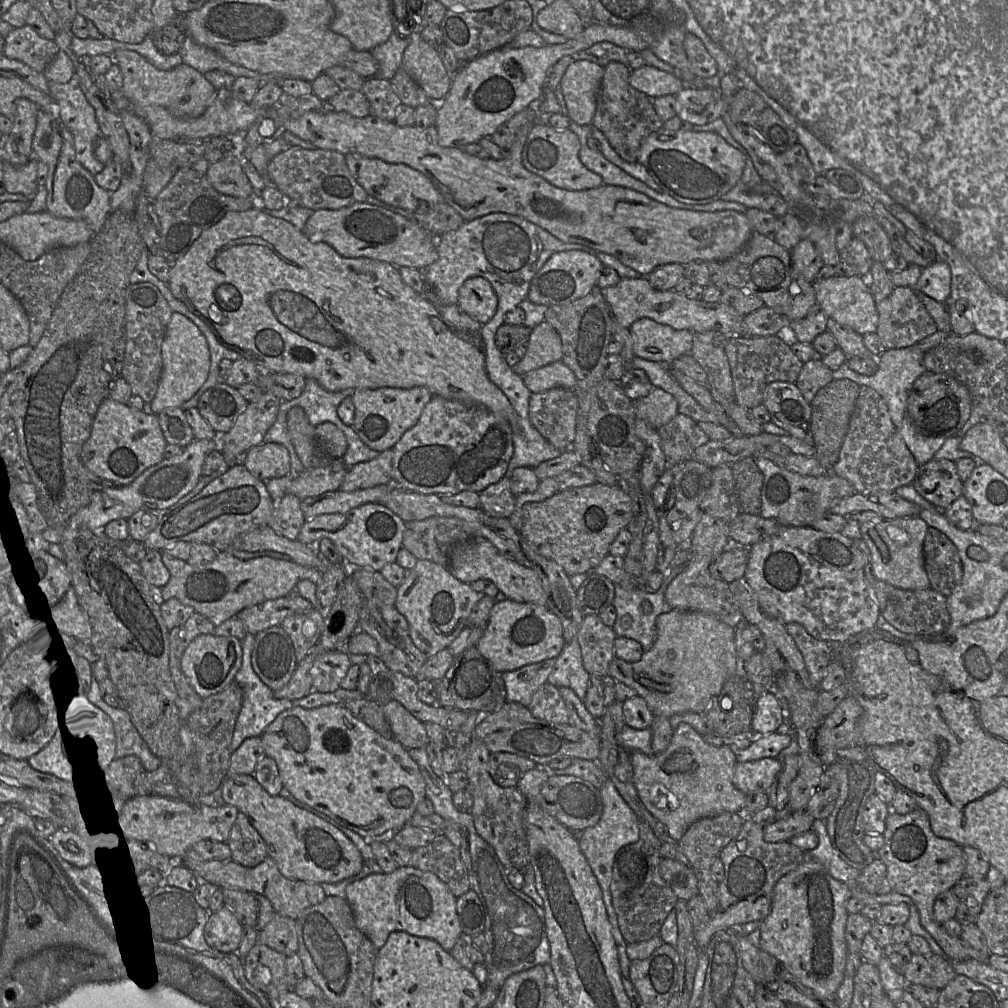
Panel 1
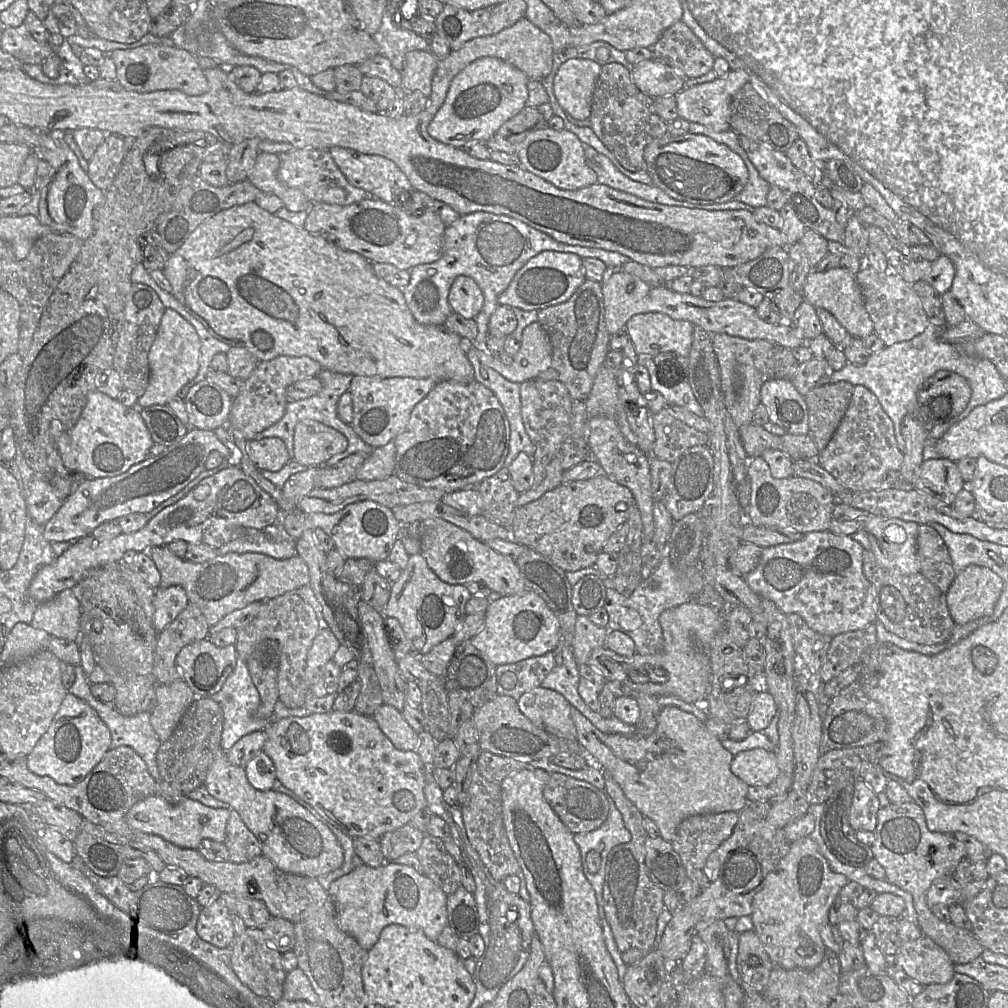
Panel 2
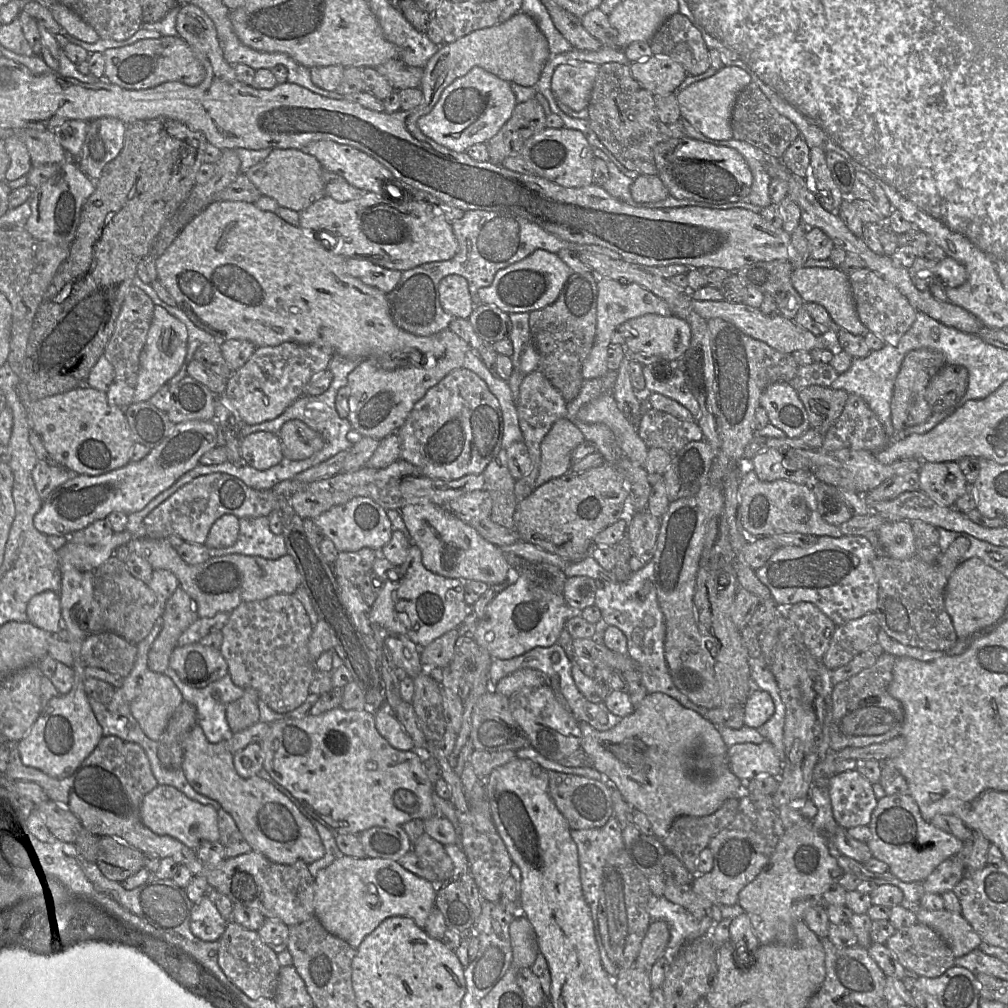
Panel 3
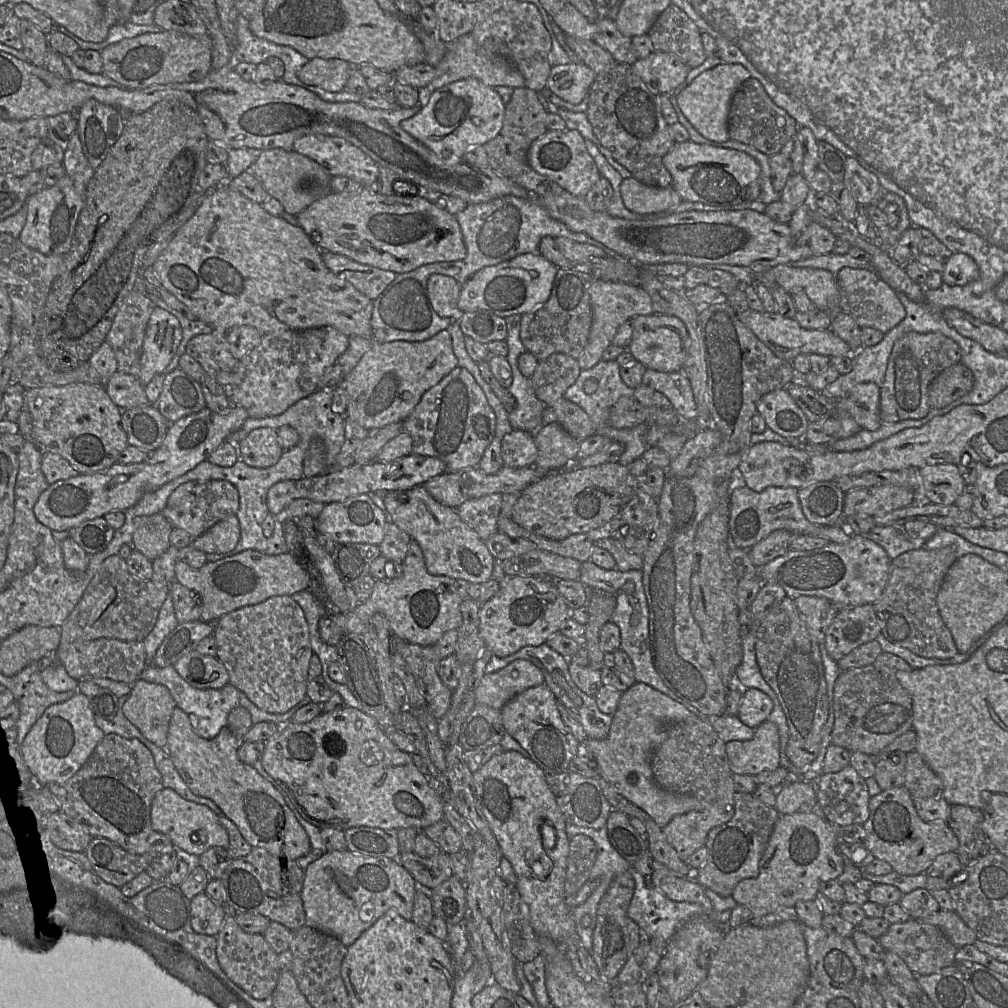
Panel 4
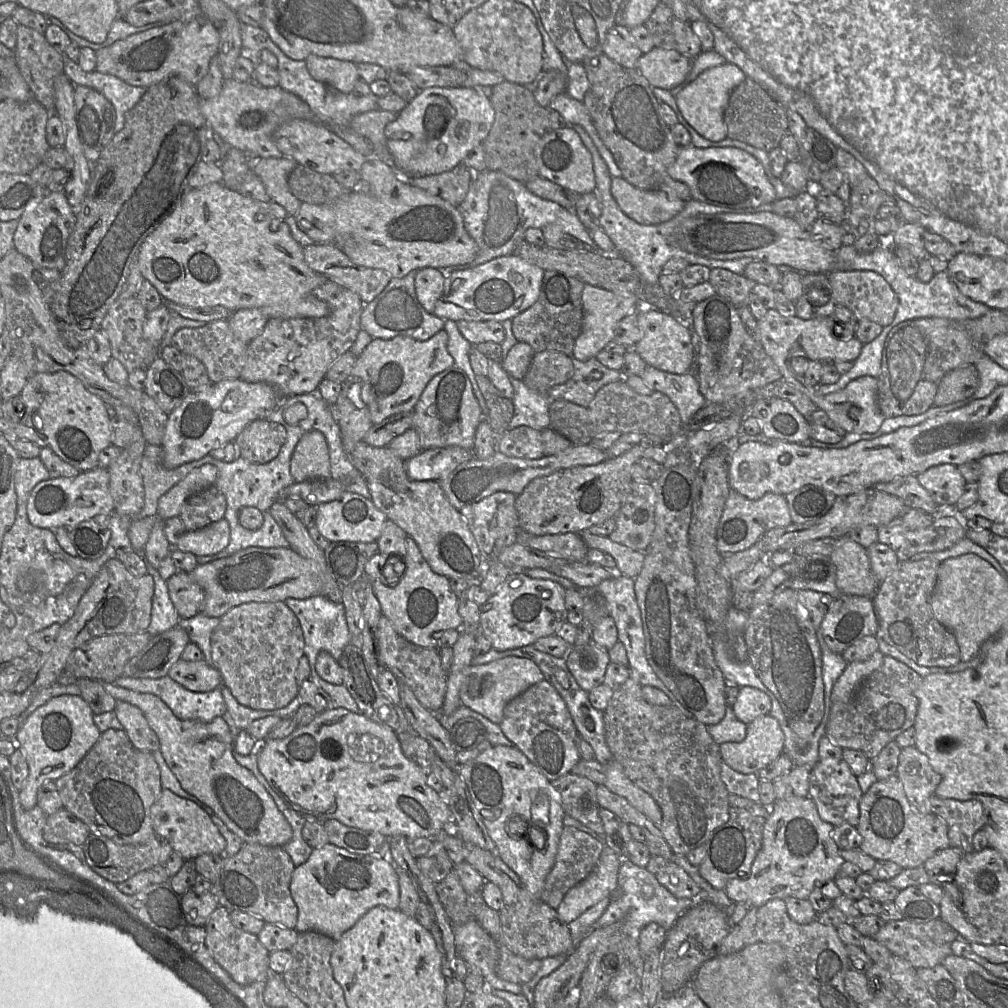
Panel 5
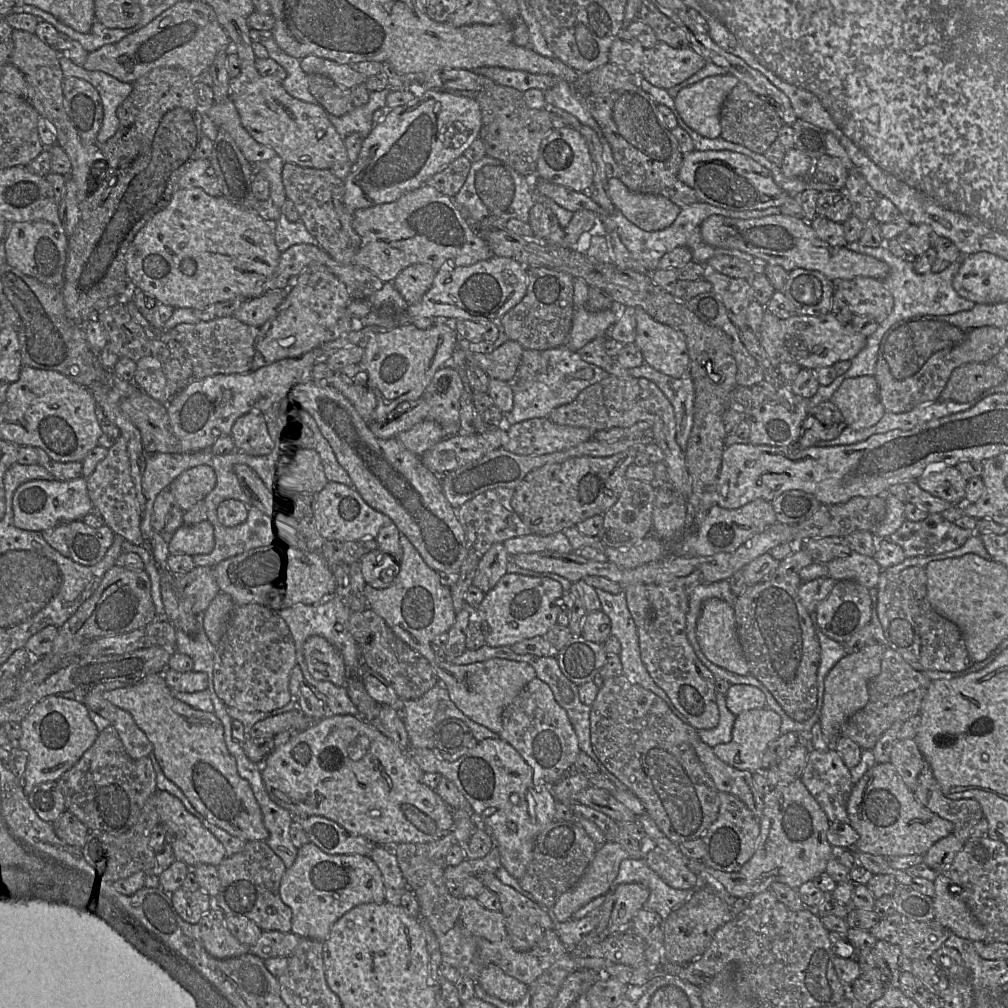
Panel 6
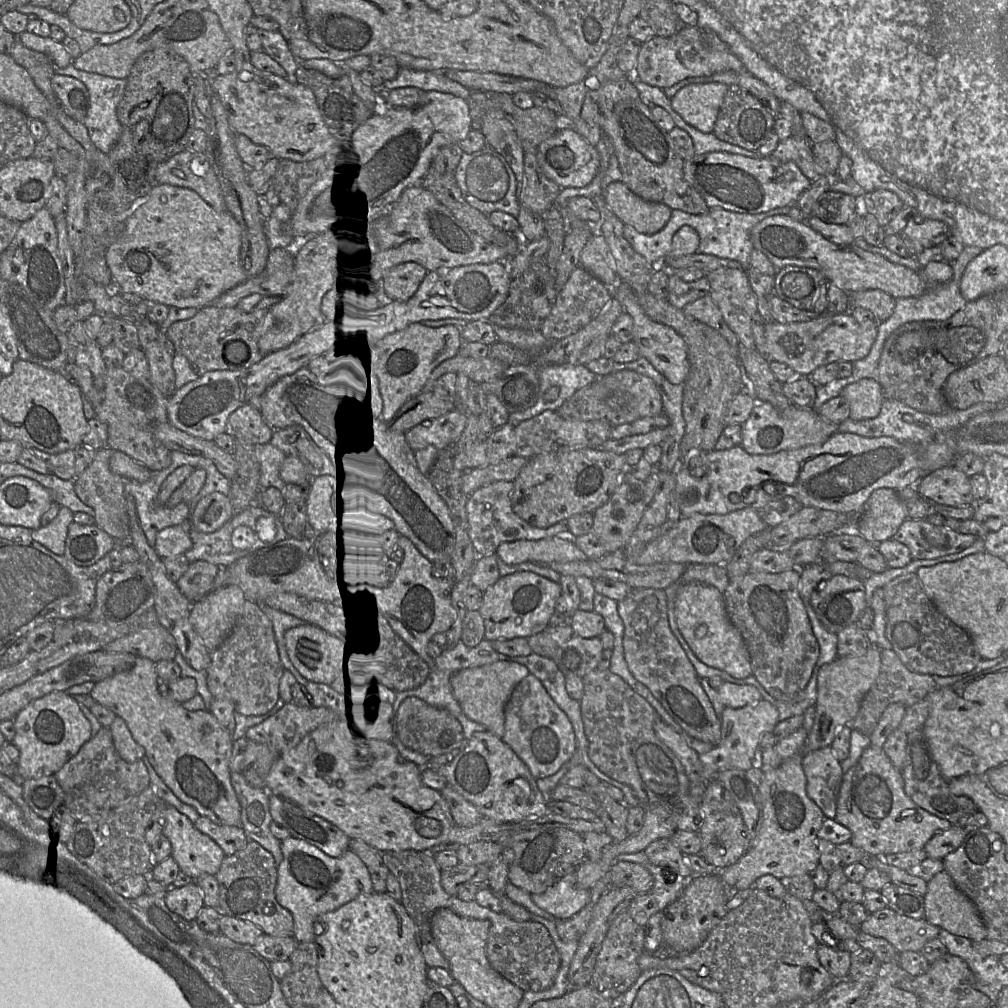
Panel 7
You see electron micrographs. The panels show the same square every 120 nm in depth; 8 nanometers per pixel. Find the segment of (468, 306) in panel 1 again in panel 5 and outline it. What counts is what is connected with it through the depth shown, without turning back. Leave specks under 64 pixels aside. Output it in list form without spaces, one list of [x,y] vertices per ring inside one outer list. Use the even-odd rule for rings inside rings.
[[[436,268],[419,269],[415,276],[415,292],[423,308],[433,313],[436,302],[444,289],[445,275]]]

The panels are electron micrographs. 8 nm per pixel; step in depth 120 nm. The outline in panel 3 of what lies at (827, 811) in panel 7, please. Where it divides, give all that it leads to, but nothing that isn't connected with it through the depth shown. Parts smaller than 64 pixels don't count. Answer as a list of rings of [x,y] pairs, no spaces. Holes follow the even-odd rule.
[[[857,769],[837,773],[830,780],[828,792],[838,825],[849,829],[870,824],[878,800],[870,781]]]

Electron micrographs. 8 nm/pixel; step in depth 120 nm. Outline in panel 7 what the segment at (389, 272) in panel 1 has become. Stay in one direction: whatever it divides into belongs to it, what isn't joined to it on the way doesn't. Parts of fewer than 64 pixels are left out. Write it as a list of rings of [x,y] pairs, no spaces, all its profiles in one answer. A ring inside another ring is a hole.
[[[155,184],[129,216],[120,238],[107,249],[106,261],[122,292],[138,294],[151,303],[200,310],[249,279],[240,260],[241,245],[241,225],[229,211],[216,211],[189,188]]]

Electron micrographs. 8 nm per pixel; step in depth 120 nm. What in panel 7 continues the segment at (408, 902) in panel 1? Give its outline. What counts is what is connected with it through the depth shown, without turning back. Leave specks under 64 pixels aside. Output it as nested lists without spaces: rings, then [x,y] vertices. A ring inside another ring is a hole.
[[[288,837],[281,841],[281,851],[283,857],[277,867],[275,895],[278,903],[291,912],[294,921],[293,937],[299,943],[314,941],[317,936],[314,924],[322,914],[336,910],[359,895],[374,892],[366,865],[349,849],[339,857],[330,857],[304,840]]]

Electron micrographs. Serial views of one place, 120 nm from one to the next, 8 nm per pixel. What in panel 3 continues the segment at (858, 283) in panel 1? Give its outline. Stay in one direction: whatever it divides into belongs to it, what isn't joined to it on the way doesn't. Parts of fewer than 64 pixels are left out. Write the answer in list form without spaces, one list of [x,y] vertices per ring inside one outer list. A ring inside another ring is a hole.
[[[802,267],[793,270],[791,282],[805,303],[814,302],[823,306],[838,328],[865,336],[868,329],[857,315],[848,276],[840,268]]]

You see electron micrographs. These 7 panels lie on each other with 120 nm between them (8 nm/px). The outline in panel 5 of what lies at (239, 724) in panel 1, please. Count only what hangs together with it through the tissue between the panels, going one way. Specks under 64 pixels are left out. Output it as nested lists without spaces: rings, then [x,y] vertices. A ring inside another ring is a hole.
[[[168,675],[159,679],[121,677],[114,683],[132,691],[156,695],[181,720],[209,723],[216,717],[222,717],[227,711],[222,689],[192,692]]]

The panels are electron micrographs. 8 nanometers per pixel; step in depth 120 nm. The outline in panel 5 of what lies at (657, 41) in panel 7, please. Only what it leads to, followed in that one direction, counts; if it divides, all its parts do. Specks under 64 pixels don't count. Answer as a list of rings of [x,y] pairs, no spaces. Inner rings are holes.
[[[655,47],[641,56],[637,69],[651,87],[672,90],[688,77],[693,60],[676,50]]]

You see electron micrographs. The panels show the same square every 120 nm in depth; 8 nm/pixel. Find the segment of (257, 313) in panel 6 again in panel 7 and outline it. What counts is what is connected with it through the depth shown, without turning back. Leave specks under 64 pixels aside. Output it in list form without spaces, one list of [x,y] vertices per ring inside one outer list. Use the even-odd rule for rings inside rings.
[[[272,249],[268,257],[264,270],[264,280],[259,286],[259,290],[242,299],[237,309],[246,313],[260,310],[270,310],[274,305],[280,303],[289,294],[289,287],[295,281],[295,256],[285,249]]]

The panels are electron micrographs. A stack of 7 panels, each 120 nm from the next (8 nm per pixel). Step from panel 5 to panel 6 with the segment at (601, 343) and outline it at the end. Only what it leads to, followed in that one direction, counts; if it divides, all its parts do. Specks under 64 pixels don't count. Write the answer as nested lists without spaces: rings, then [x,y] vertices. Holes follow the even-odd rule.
[[[574,278],[573,290],[572,327],[565,346],[577,352],[595,338],[609,335],[618,319],[619,307],[590,312],[584,308],[588,296],[588,284],[581,278]]]

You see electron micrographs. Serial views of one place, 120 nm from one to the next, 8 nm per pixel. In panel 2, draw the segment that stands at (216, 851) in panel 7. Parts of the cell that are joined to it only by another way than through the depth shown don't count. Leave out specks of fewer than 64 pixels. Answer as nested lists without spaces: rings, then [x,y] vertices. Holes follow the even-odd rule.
[[[154,793],[134,804],[126,815],[126,821],[134,830],[160,836],[182,848],[197,849],[203,839],[224,841],[229,815],[229,809],[206,806],[188,795],[184,795],[178,803],[172,804]]]

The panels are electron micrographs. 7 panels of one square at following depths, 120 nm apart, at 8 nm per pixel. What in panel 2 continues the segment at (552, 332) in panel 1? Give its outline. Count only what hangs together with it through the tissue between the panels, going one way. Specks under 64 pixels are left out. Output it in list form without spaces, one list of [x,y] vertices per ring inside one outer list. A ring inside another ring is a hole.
[[[533,322],[524,329],[519,351],[511,364],[502,363],[486,349],[476,349],[476,356],[481,364],[495,370],[507,380],[521,384],[551,368],[552,345],[542,325]]]

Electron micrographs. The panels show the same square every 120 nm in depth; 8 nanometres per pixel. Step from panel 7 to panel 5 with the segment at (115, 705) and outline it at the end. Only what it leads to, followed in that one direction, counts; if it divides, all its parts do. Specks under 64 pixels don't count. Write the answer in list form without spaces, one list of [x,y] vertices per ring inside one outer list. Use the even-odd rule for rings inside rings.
[[[100,682],[105,691],[116,700],[126,701],[143,712],[159,739],[162,756],[181,787],[210,807],[244,843],[283,847],[292,839],[292,827],[271,795],[253,773],[233,757],[234,736],[222,717],[216,717],[209,723],[181,720],[154,694],[132,691],[115,683]]]

